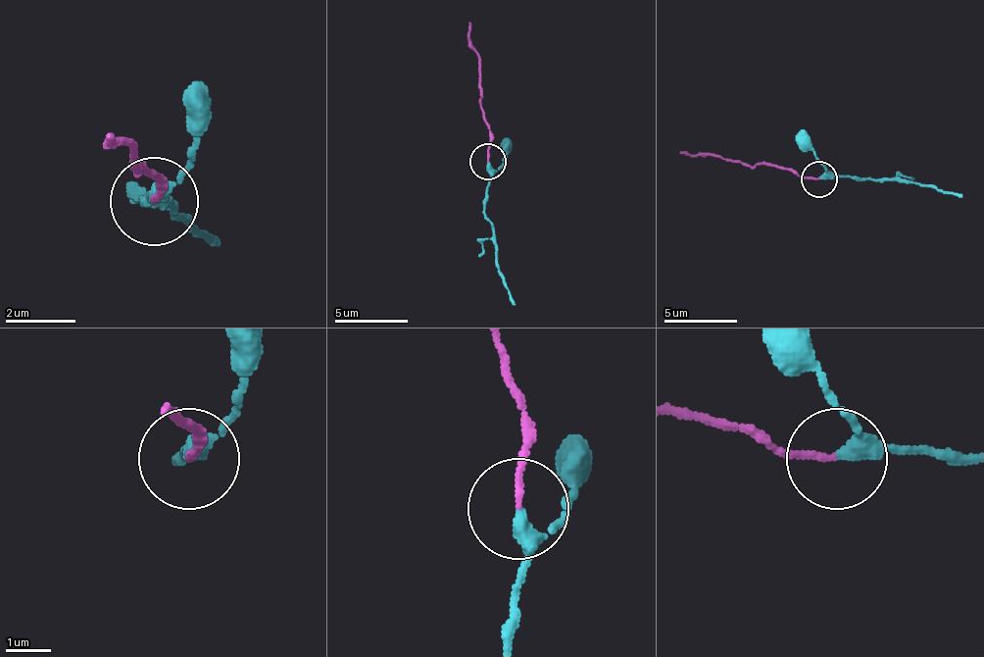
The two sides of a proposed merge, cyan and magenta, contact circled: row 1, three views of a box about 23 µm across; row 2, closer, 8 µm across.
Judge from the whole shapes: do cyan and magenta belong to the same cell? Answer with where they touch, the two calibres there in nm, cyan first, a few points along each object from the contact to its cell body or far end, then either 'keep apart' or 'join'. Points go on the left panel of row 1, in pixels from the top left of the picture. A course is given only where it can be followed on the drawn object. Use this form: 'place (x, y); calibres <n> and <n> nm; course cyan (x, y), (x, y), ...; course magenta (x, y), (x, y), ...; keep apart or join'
place (154, 201); calibres 280 and 140 nm; course cyan (151, 199), (142, 199), (221, 243); course magenta (151, 199), (160, 181), (133, 164), (116, 137); keep apart

